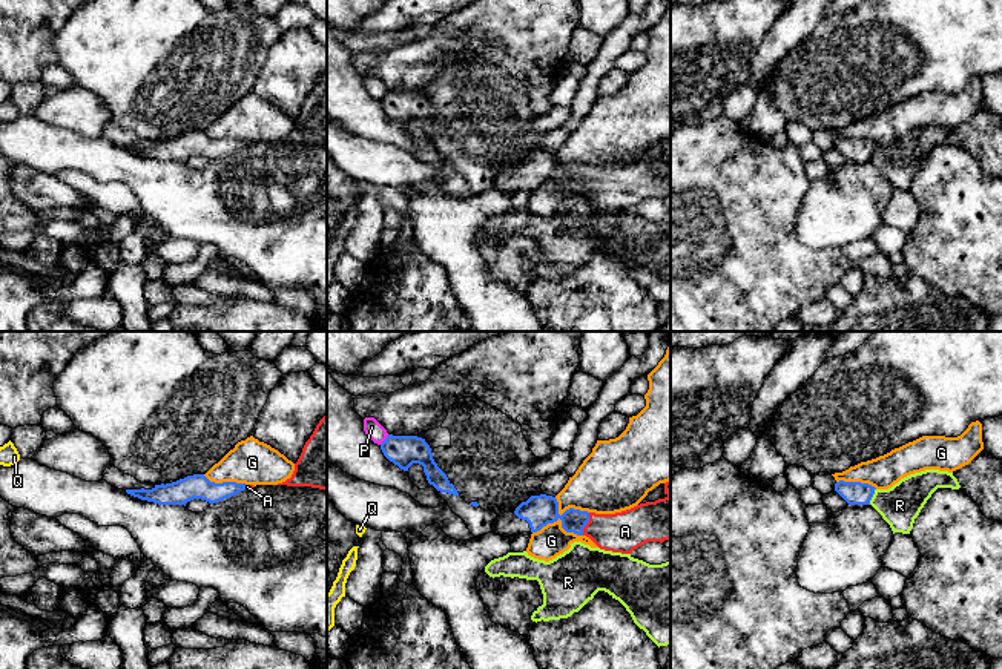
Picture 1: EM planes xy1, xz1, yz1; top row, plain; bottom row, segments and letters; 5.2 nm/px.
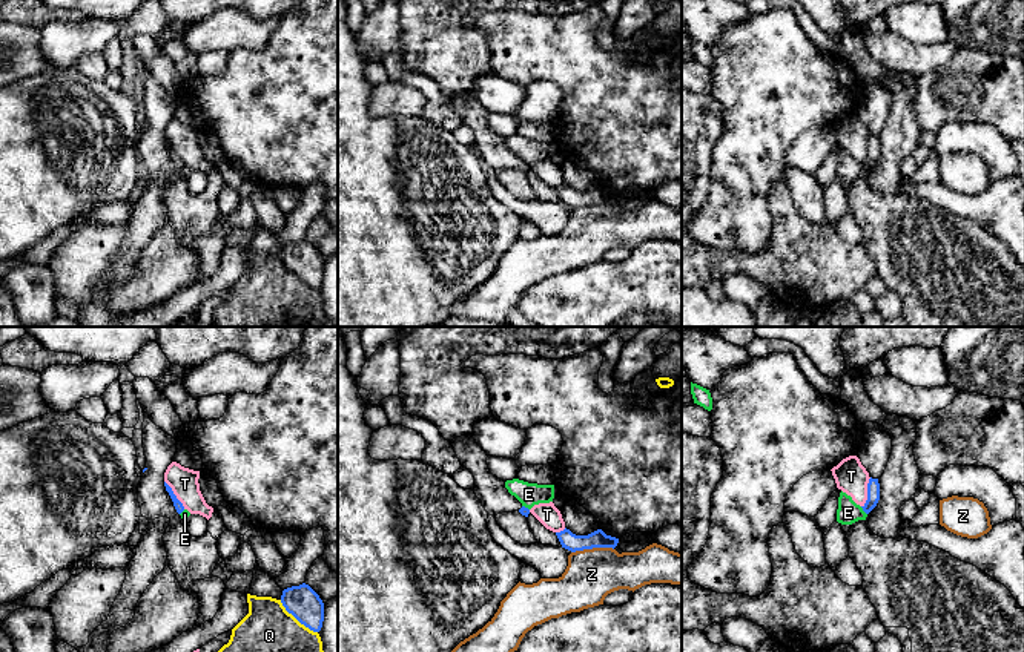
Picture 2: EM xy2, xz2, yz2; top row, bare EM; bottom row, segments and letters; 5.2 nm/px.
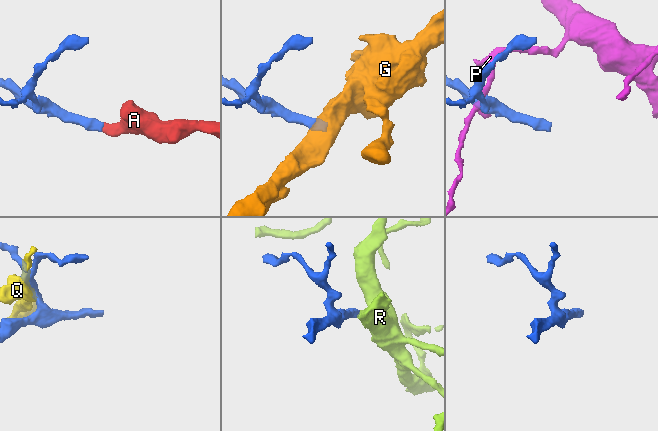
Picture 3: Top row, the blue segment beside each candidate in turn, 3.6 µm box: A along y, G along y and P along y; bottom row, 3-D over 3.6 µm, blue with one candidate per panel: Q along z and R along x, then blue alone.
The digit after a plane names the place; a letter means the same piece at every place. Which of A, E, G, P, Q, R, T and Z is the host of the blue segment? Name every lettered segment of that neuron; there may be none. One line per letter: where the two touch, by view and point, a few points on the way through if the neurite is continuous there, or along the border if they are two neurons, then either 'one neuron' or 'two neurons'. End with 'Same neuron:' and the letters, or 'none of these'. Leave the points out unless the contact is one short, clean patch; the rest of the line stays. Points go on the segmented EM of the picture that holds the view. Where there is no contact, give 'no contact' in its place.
A: xz1 (586, 522) | across xz1 (540, 510), (553, 516), (586, 522), (606, 531), (625, 531) | one neuron
E: yz2 (863, 510) | along yz2 (860, 507), (866, 514) | two neurons
G: xz1 (560, 516) | along xz1 (588, 511), (568, 508), (556, 520), (533, 533) | two neurons
P: xz1 (385, 439) | two neurons
Q: xy2 (297, 619) | two neurons
R: yz1 (872, 496) | along yz1 (875, 488), (869, 504) | two neurons
T: yz2 (868, 493) | two neurons
Z: xz2 (591, 548) | along xz2 (613, 548), (584, 548), (571, 553) | two neurons
Same neuron: A

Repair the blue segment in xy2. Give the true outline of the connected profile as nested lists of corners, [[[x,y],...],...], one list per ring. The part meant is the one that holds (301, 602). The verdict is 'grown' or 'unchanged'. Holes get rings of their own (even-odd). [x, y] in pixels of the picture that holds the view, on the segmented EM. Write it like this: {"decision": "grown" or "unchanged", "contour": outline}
{"decision": "unchanged", "contour": [[[306,583],[282,591],[281,603],[301,624],[319,632],[324,621],[324,603]]]}

